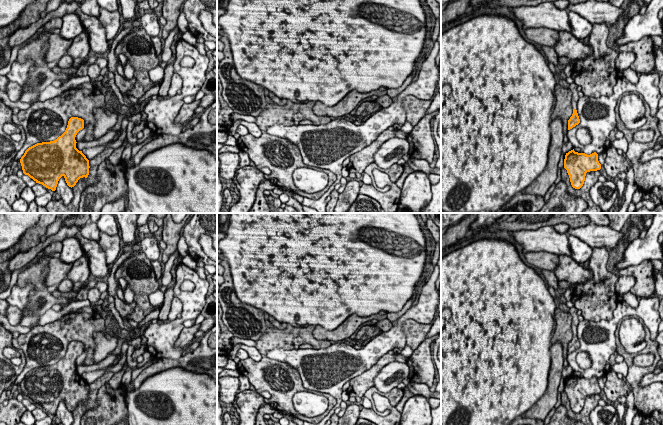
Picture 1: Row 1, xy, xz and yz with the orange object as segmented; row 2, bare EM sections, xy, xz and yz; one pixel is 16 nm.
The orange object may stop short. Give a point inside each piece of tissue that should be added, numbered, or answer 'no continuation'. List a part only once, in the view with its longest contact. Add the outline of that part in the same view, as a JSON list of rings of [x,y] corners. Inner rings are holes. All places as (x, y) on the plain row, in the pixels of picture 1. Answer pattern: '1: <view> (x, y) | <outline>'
1: yz (573, 311) | [[[575,307],[569,308],[569,313],[572,316],[572,332],[577,334],[577,326],[579,324],[579,319],[578,319],[578,315],[577,315],[578,309],[576,309]]]

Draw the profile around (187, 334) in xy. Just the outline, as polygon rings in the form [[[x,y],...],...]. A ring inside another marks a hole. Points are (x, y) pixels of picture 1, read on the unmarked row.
[[[200,324],[191,327],[183,327],[179,337],[175,343],[175,347],[186,348],[195,338],[195,333],[199,331]]]

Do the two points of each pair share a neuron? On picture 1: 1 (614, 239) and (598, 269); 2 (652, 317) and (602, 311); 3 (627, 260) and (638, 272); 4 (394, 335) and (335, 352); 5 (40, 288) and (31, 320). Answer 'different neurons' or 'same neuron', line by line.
1: different neurons
2: different neurons
3: different neurons
4: same neuron
5: same neuron

